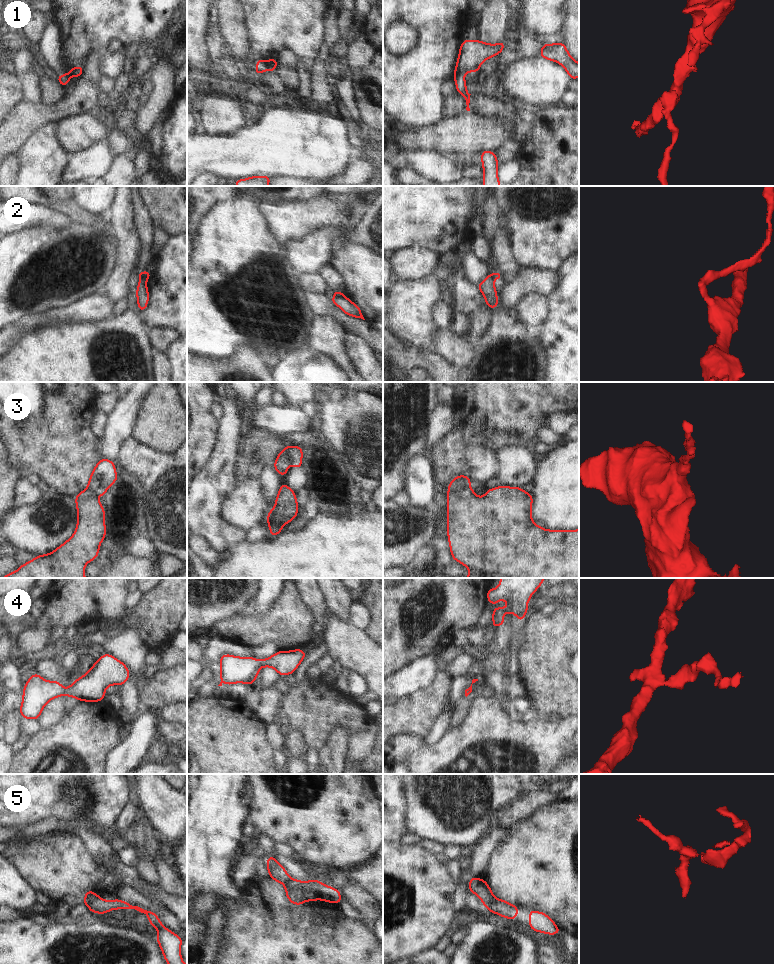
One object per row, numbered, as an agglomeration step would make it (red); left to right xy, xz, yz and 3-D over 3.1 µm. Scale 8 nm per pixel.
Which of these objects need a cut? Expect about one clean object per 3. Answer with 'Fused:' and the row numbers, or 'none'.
Fused: 1, 2, 3, 5

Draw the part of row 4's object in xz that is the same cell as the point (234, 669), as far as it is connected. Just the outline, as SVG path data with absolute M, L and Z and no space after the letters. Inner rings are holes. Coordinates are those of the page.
M301 648L293 651L278 651L262 661L254 657L236 657L224 654L219 660L221 682L218 686L222 686L223 683L227 683L228 686L233 683L252 685L261 667L273 667L281 676L294 674L306 654Z

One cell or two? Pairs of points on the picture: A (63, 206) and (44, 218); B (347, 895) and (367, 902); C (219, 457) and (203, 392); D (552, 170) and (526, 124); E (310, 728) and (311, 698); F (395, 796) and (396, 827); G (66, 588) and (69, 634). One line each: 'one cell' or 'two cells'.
A: two cells
B: one cell
C: two cells
D: two cells
E: one cell
F: one cell
G: two cells

